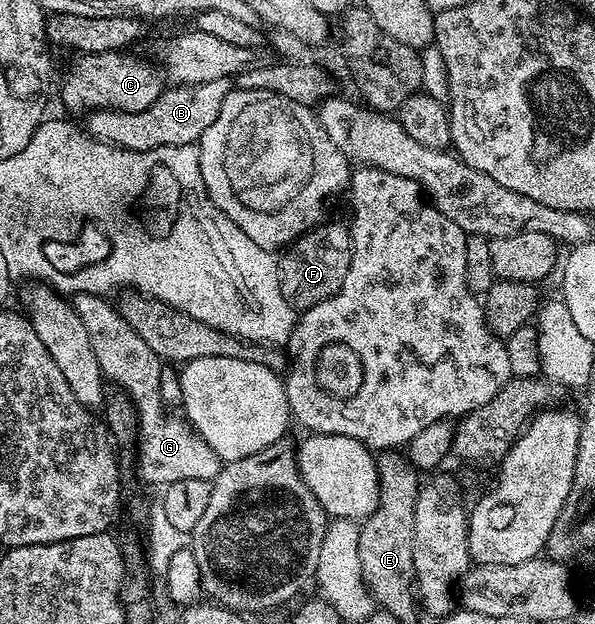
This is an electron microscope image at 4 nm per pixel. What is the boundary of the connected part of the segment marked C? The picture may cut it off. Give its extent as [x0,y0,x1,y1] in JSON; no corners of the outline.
[59,52,165,115]

